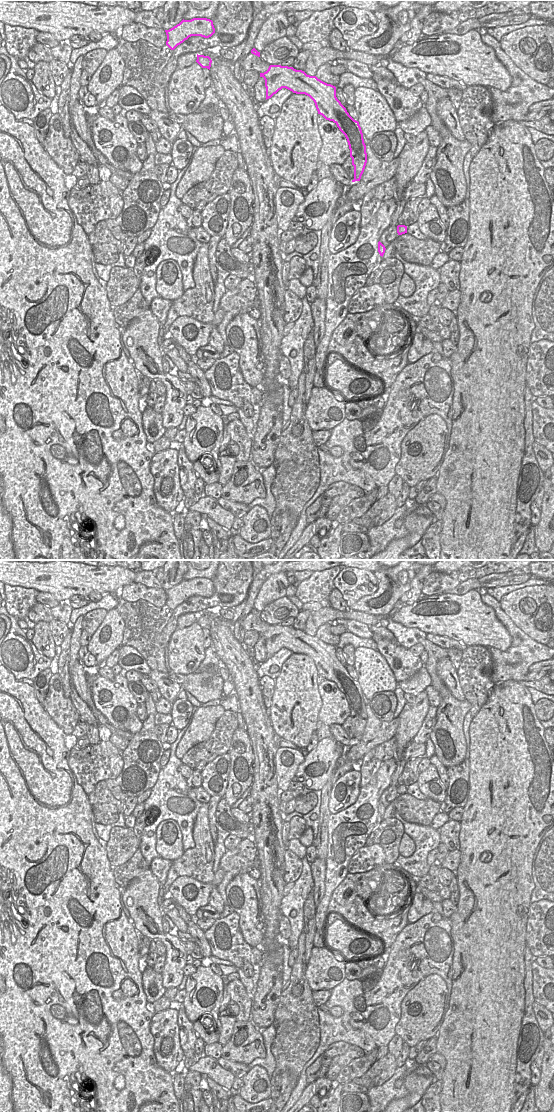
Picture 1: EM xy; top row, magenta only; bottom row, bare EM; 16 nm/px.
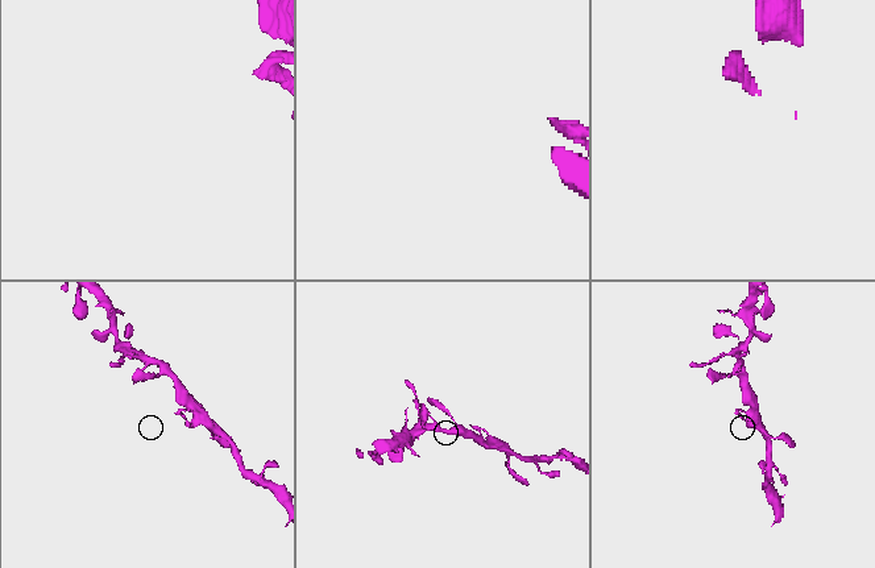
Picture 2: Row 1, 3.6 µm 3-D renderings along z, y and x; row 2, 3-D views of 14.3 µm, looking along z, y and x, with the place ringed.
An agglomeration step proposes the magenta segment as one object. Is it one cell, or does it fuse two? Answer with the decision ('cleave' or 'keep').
keep

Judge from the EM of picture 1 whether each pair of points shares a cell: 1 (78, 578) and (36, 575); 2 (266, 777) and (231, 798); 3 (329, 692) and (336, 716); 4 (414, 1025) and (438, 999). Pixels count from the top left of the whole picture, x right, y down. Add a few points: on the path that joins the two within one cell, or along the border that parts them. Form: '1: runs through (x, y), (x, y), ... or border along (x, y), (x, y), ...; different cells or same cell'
1: runs through (68, 578), (57, 578), (46, 574); same cell
2: border along (253, 762), (253, 781), (250, 785); different cells
3: runs through (332, 698), (335, 710); same cell
4: runs through (421, 1019), (431, 1006); same cell

